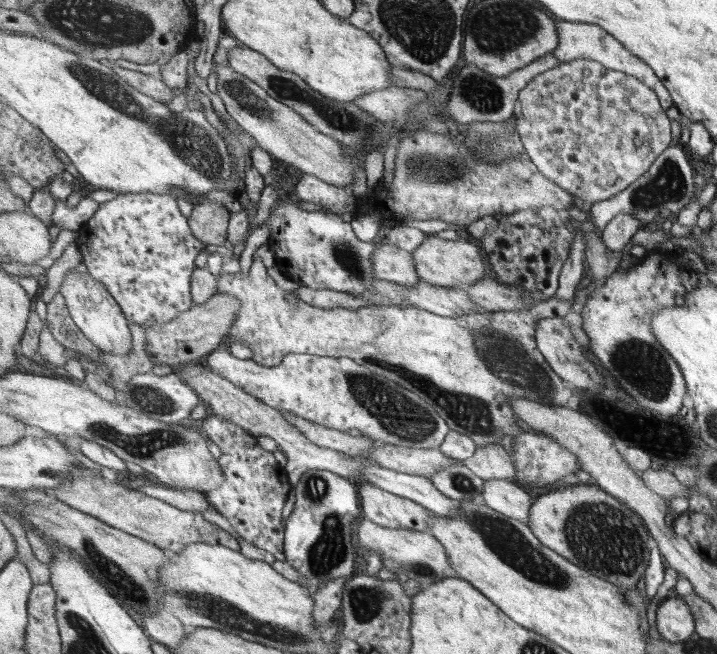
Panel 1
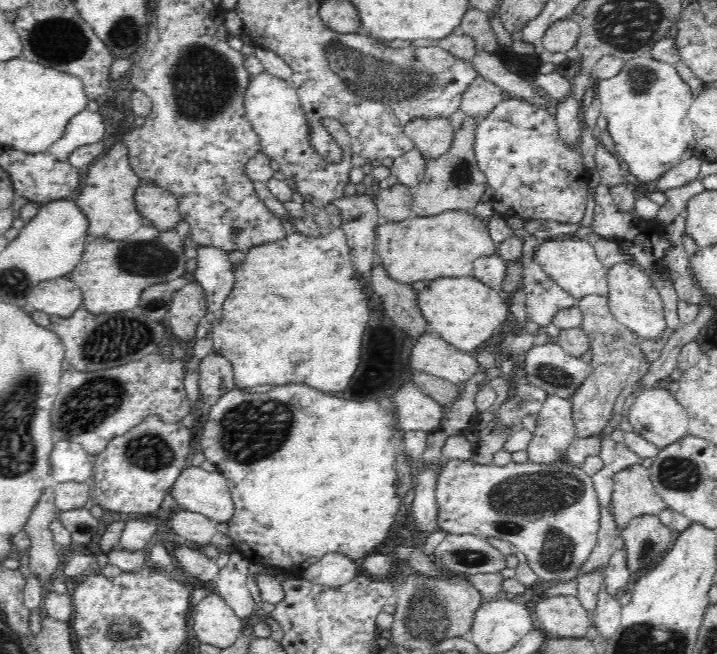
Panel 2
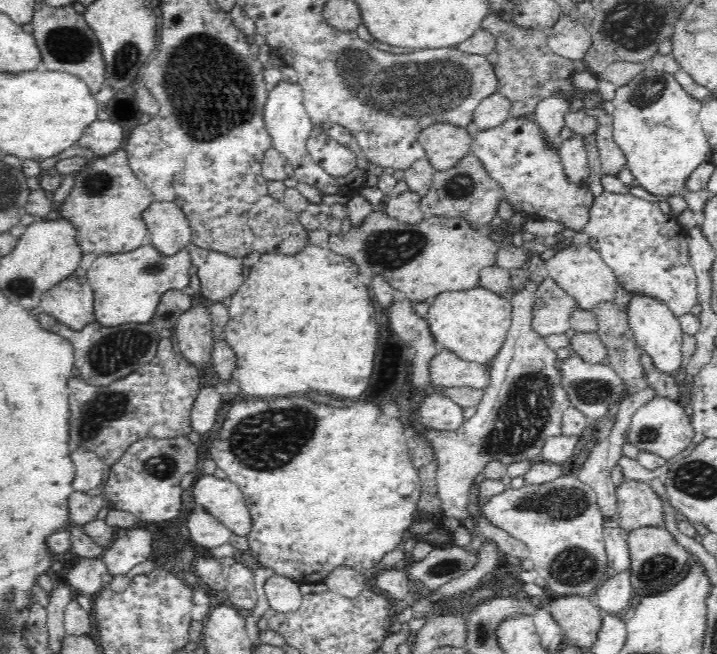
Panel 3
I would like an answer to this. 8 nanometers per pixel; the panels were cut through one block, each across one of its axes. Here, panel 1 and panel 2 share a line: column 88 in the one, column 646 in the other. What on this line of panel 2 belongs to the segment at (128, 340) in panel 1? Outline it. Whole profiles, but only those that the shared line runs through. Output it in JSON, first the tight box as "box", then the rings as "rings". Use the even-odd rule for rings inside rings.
{"box":[605,261,666,339],"rings":[[[626,261],[612,264],[605,272],[608,292],[607,301],[610,312],[624,326],[638,333],[639,338],[655,339],[659,337],[661,330],[666,327],[664,309],[658,289],[652,284],[652,280],[644,269]]]}

